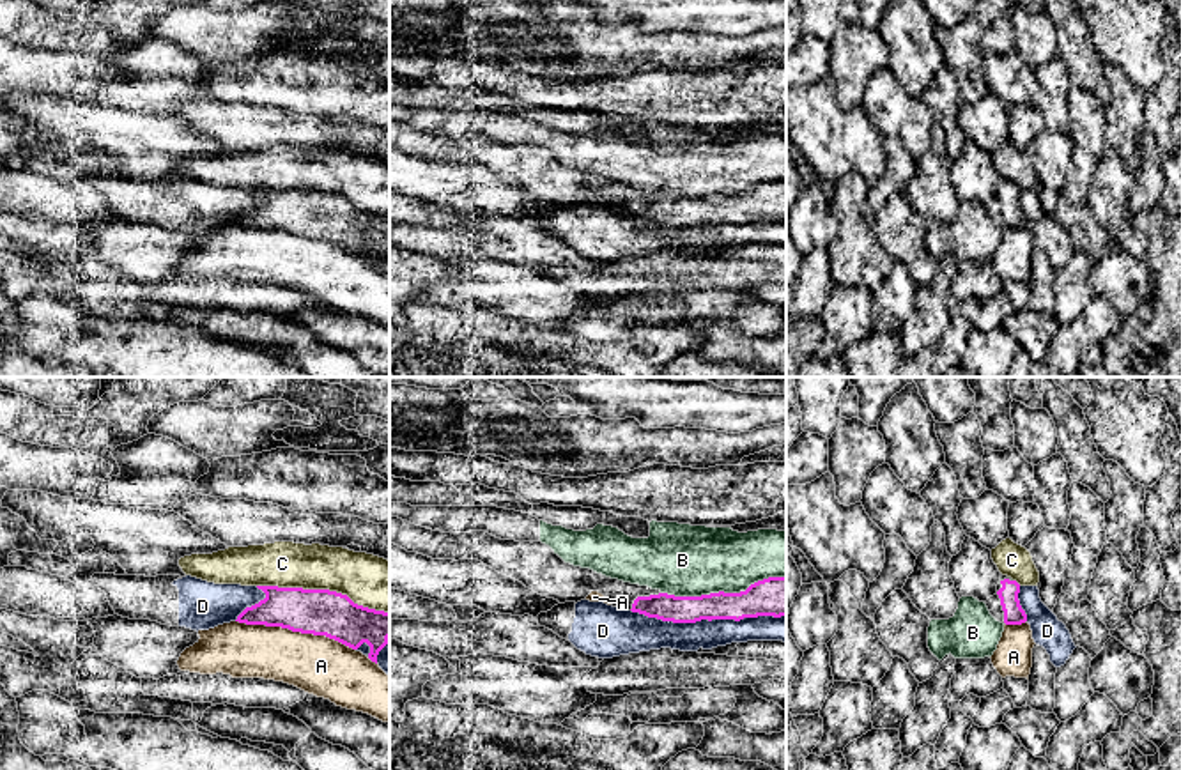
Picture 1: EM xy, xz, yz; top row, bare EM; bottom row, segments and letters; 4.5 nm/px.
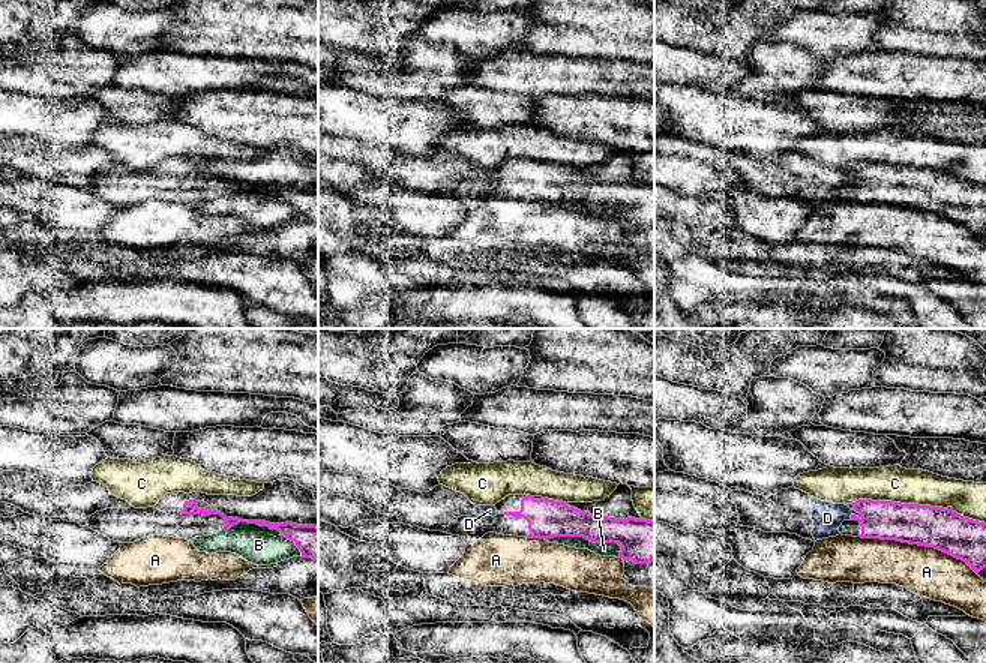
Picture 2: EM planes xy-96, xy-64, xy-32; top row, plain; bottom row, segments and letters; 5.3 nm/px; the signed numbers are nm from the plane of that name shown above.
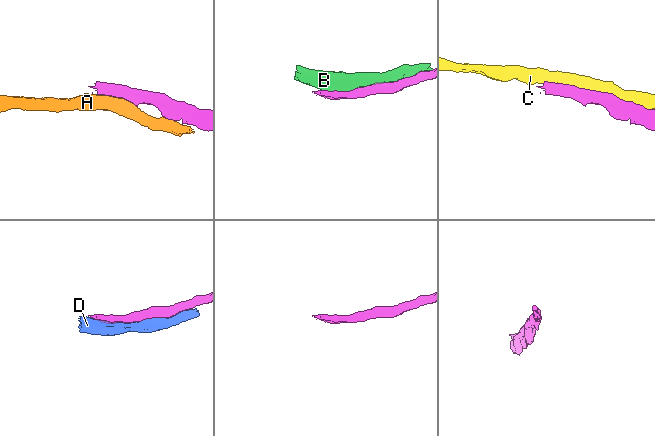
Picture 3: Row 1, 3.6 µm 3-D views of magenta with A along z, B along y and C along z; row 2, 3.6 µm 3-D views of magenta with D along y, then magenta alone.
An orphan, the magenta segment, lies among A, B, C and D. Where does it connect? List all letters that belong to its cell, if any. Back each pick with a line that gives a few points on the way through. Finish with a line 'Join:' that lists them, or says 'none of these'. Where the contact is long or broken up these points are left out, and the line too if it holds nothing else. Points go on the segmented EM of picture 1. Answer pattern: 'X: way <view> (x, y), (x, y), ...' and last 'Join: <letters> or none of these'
Join: none of these

